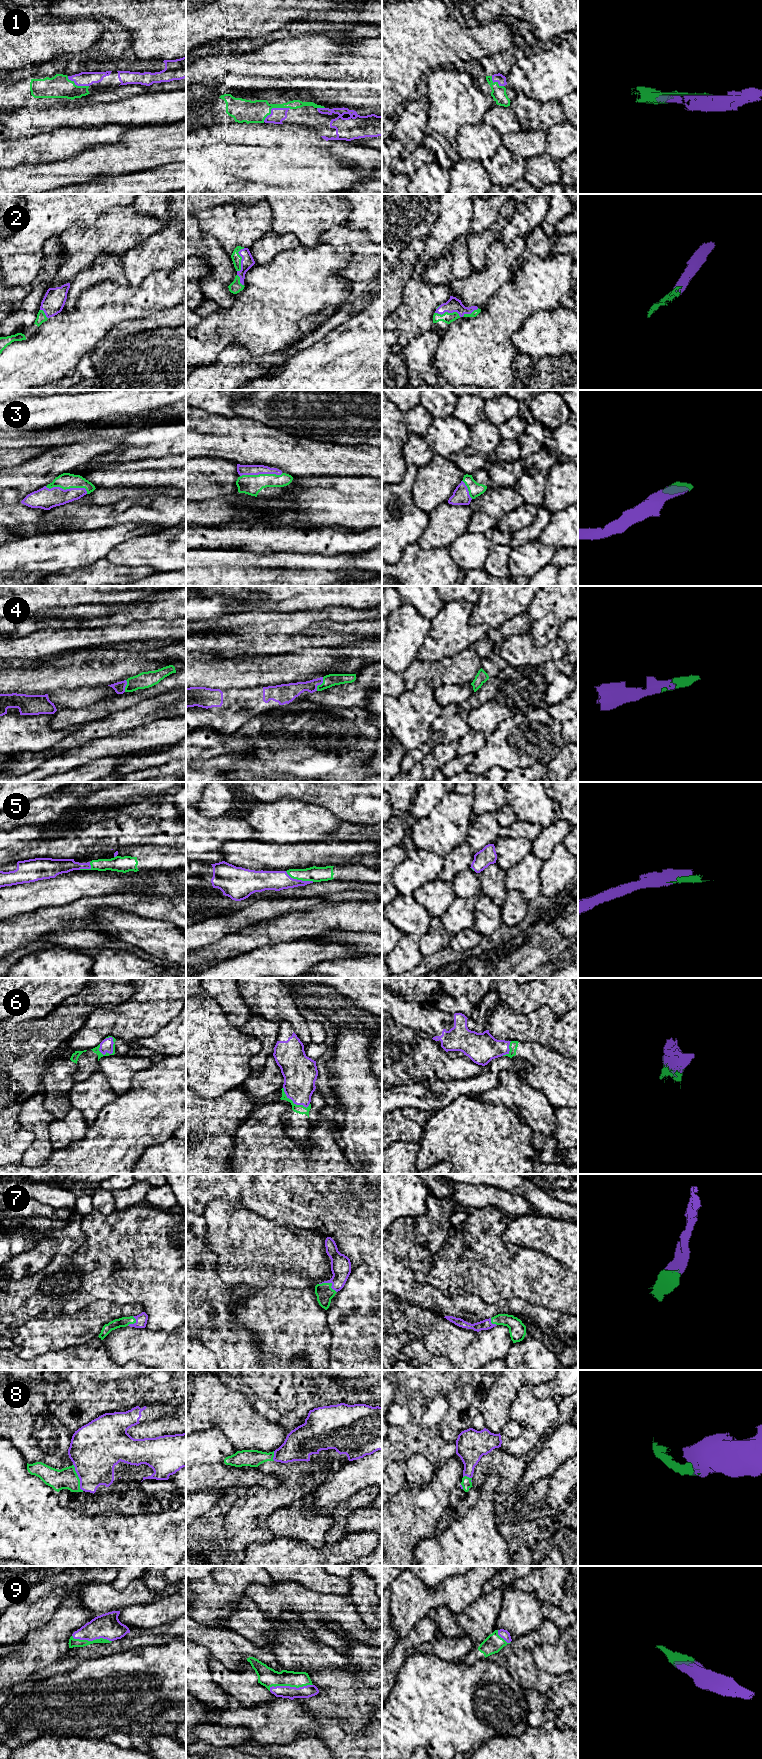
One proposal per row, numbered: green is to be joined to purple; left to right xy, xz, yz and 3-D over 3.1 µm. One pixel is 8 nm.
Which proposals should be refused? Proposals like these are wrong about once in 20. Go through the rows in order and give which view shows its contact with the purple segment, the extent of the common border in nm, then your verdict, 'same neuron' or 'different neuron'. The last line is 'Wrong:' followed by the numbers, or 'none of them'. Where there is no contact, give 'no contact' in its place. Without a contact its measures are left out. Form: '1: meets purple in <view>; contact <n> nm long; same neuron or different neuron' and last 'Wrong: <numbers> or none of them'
1: meets purple in xz; contact 240 nm long; same neuron
2: meets purple in xz; contact 200 nm long; same neuron
3: meets purple in xy; contact 340 nm long; same neuron
4: meets purple in xz; contact 130 nm long; same neuron
5: meets purple in xz; contact 240 nm long; same neuron
6: meets purple in xy; contact 170 nm long; same neuron
7: meets purple in xz; contact 160 nm long; same neuron
8: meets purple in xy; contact 240 nm long; same neuron
9: meets purple in xz; contact 360 nm long; same neuron
Wrong: none of them

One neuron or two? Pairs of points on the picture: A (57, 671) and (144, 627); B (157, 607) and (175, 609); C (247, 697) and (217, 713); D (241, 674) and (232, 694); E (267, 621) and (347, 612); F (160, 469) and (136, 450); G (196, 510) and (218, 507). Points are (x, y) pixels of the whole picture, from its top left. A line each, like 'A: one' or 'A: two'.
A: two
B: one
C: one
D: two
E: one
F: two
G: one

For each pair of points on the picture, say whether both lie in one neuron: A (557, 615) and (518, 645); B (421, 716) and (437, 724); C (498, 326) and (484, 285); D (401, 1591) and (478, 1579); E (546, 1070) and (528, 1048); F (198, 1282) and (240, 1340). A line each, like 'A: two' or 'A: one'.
A: two
B: two
C: two
D: one
E: one
F: one

